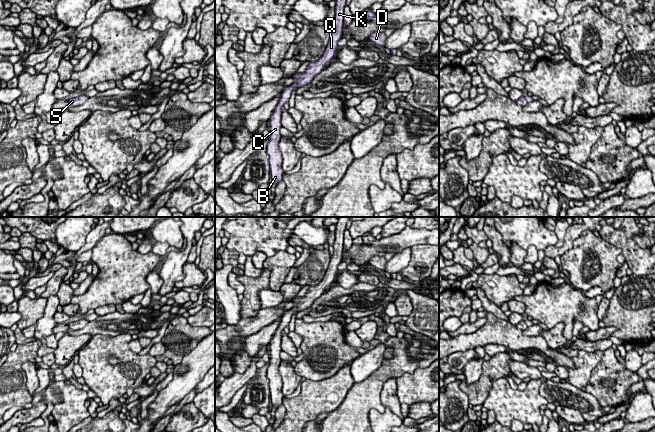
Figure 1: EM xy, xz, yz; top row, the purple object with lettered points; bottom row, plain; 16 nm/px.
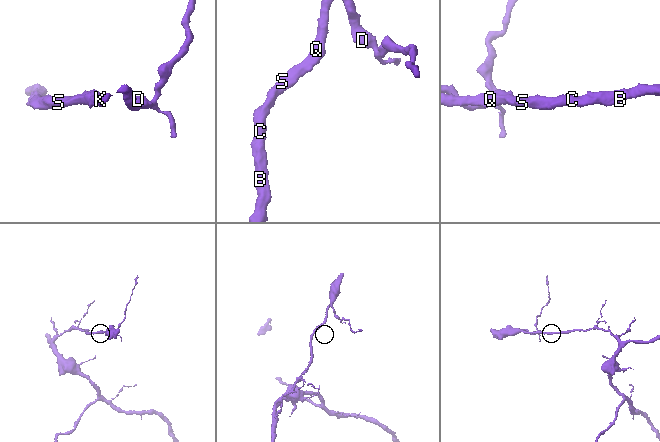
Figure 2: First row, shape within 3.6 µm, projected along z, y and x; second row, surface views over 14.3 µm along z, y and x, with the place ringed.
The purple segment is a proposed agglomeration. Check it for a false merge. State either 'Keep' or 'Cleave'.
Keep

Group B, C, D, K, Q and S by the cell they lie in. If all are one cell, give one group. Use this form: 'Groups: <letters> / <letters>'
Groups: B C D K Q S

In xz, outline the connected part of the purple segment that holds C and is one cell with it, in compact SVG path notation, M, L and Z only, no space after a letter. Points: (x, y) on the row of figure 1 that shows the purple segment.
M336 0L335 16L333 20L334 29L330 35L328 45L323 55L318 61L310 63L305 73L294 75L293 78L296 80L296 82L284 88L279 102L269 119L270 136L266 150L267 154L269 155L271 182L276 182L277 185L282 181L284 173L282 169L282 156L278 146L281 138L280 128L282 127L282 108L284 107L284 104L289 101L294 89L299 89L300 87L309 84L315 75L319 74L324 68L326 68L329 62L335 60L336 54L340 48L338 46L338 41L342 37L343 11L345 5L346 0Z

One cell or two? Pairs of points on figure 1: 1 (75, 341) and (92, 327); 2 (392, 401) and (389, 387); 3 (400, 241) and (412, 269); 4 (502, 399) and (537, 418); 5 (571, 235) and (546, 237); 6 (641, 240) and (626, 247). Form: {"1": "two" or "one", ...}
{"1": "two", "2": "one", "3": "two", "4": "one", "5": "two", "6": "two"}

